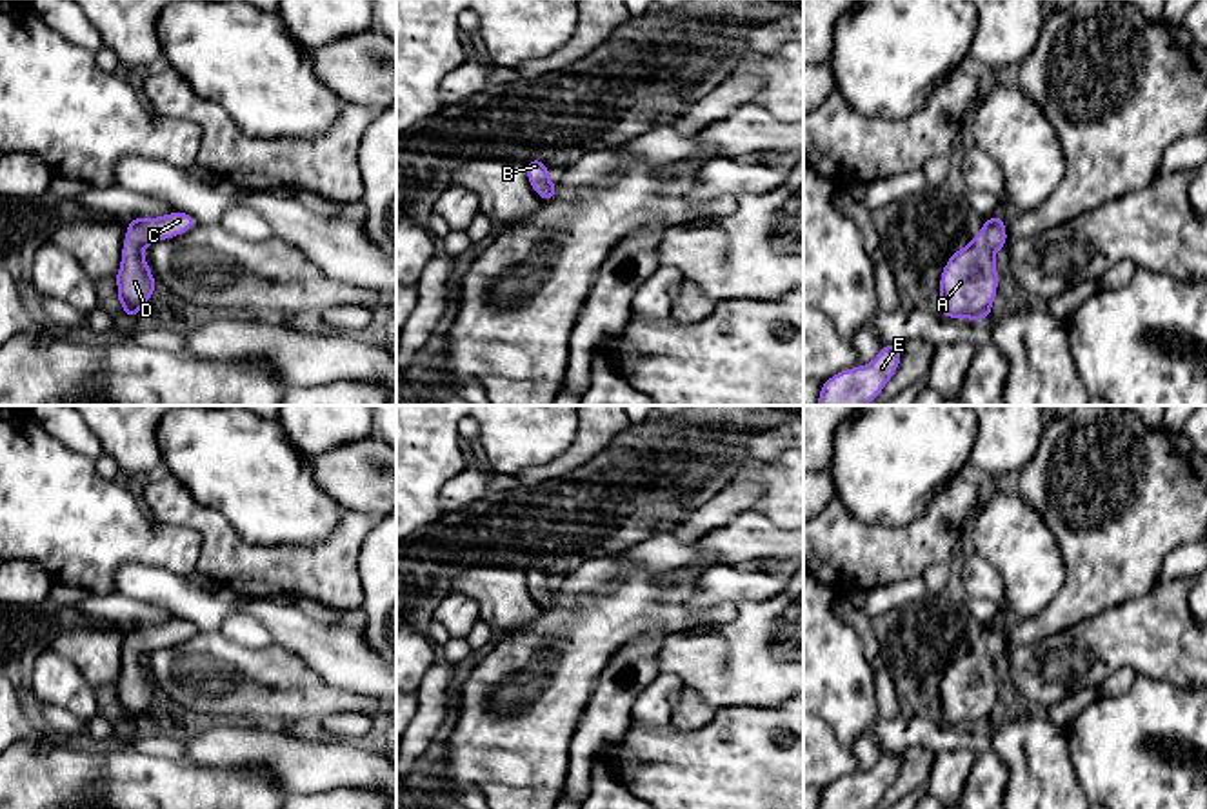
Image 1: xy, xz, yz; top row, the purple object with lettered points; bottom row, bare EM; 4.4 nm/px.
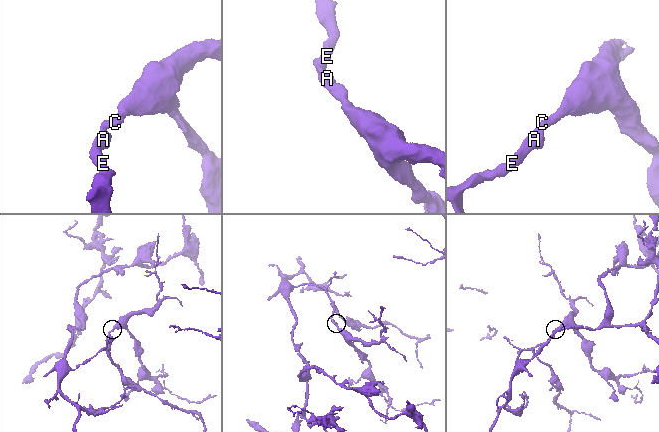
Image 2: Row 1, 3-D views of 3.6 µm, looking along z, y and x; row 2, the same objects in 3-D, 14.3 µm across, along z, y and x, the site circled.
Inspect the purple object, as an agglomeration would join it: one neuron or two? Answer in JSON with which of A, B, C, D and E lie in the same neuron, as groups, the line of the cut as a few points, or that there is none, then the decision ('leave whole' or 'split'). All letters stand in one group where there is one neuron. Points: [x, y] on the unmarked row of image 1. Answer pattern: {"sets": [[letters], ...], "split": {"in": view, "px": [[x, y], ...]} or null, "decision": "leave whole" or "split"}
{"sets": [["A", "B", "C", "D", "E"]], "split": null, "decision": "leave whole"}

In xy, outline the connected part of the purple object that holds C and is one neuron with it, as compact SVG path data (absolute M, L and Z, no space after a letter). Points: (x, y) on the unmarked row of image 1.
M182 618L158 625L127 627L127 640L122 653L122 671L115 682L118 693L116 705L127 725L135 725L158 694L142 656L155 649L175 645L193 636L196 631L195 624Z

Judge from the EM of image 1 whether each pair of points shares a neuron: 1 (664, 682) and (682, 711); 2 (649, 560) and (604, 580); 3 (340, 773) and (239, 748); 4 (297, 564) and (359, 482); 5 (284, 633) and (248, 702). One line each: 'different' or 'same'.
1: different
2: different
3: same
4: different
5: different

